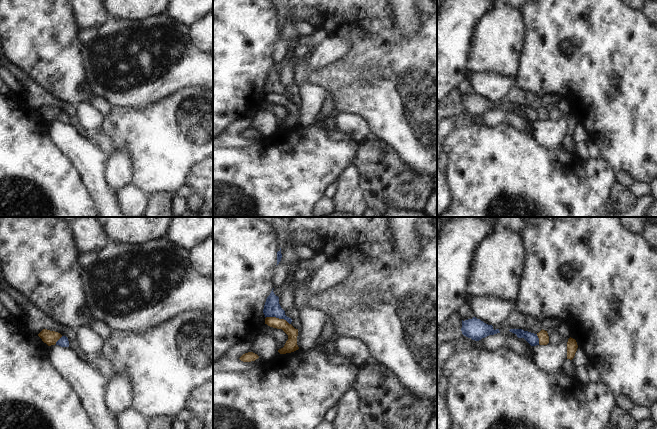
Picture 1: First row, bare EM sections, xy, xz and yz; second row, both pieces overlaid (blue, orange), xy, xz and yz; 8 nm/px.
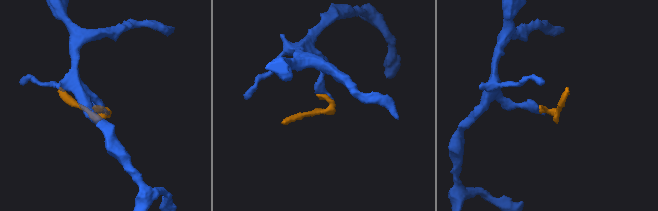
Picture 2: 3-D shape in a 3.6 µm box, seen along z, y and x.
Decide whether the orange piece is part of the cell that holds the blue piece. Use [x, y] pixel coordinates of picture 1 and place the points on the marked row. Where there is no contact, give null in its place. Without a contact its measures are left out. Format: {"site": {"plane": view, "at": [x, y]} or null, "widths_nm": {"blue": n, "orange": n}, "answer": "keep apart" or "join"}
{"site": {"plane": "xz", "at": [278, 317]}, "widths_nm": {"blue": 140, "orange": 100}, "answer": "keep apart"}

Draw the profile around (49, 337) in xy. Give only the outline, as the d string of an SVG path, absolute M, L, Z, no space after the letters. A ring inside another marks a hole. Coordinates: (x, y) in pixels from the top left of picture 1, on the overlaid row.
M43 329L38 336L42 339L44 343L48 346L55 345L56 342L62 337L62 335L55 331L50 331L47 329Z

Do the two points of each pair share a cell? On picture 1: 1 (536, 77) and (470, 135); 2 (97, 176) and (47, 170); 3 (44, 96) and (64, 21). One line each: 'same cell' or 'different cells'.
1: different cells
2: different cells
3: different cells

